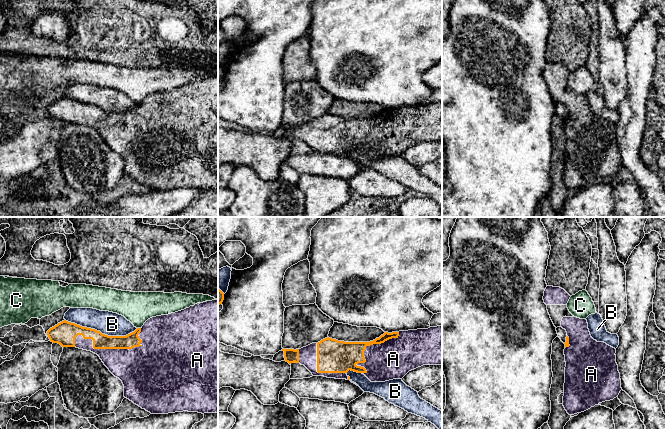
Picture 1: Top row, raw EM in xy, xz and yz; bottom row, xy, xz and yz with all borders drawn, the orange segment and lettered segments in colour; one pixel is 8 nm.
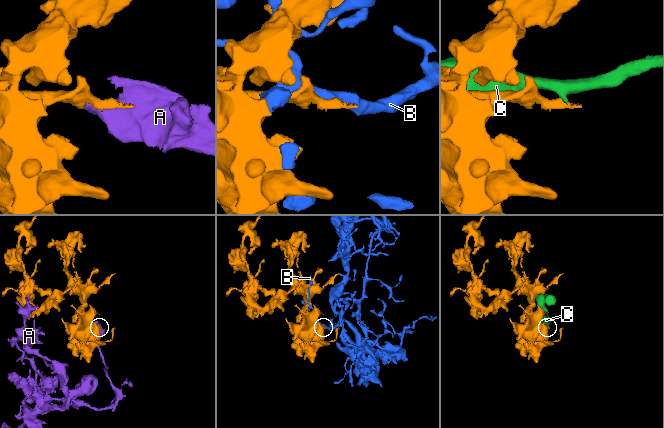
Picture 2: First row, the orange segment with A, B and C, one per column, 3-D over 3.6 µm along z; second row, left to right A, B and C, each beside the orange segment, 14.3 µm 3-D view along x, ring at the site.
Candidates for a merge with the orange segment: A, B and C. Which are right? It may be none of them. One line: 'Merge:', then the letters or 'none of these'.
Merge: A

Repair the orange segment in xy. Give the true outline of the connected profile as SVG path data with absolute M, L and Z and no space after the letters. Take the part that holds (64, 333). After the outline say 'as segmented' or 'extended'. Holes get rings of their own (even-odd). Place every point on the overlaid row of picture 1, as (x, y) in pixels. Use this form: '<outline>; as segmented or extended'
M218 300L197 303L194 306L175 313L152 317L141 328L137 328L126 336L108 336L95 329L82 327L66 320L50 328L47 331L47 335L51 342L58 343L62 347L76 347L97 354L109 371L122 381L124 385L124 397L151 414L168 414L183 411L202 414L218 413Z; extended

